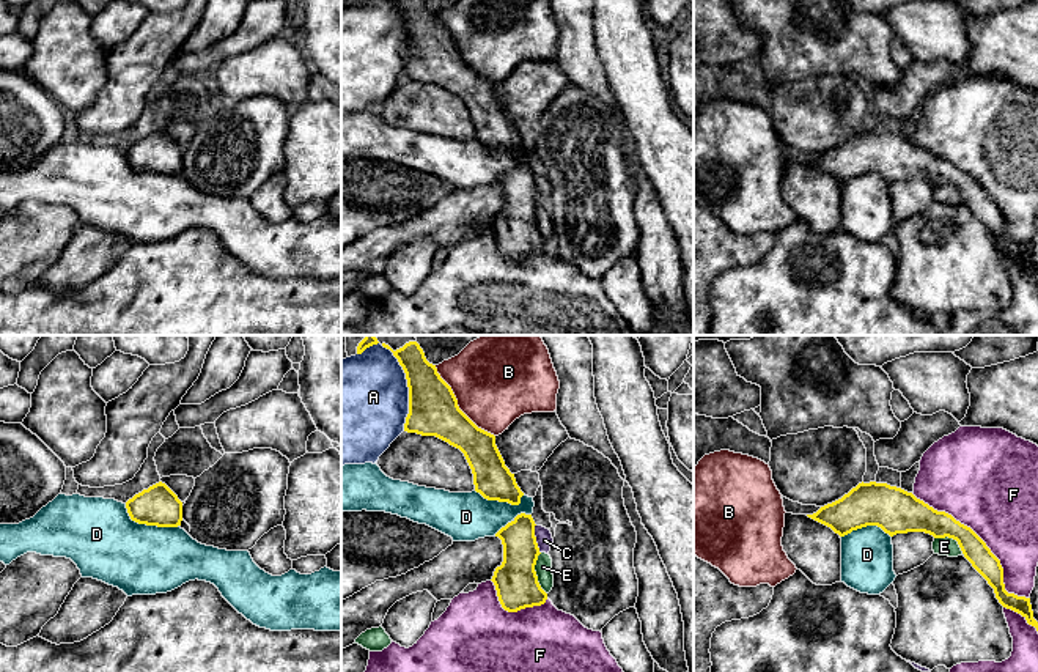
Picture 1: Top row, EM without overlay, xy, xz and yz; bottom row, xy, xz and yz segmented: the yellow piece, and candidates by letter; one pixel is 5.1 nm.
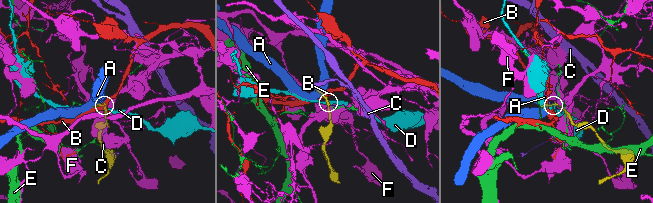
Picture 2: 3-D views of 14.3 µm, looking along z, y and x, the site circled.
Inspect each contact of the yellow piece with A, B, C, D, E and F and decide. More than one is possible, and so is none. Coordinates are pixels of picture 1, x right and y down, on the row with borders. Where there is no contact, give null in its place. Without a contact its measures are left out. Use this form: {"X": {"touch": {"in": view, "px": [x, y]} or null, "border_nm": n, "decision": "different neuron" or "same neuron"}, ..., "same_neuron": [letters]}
{"A": {"touch": {"in": "xz", "px": [408, 386]}, "border_nm": 460, "decision": "different neuron"}, "B": {"touch": {"in": "xz", "px": [456, 405]}, "border_nm": 480, "decision": "different neuron"}, "C": {"touch": {"in": "xz", "px": [535, 539]}, "border_nm": 150, "decision": "different neuron"}, "D": {"touch": {"in": "xy", "px": [148, 524]}, "border_nm": 300, "decision": "different neuron"}, "E": {"touch": {"in": "xz", "px": [535, 573]}, "border_nm": 220, "decision": "different neuron"}, "F": {"touch": {"in": "yz", "px": [982, 540]}, "border_nm": 800, "decision": "different neuron"}, "same_neuron": []}

